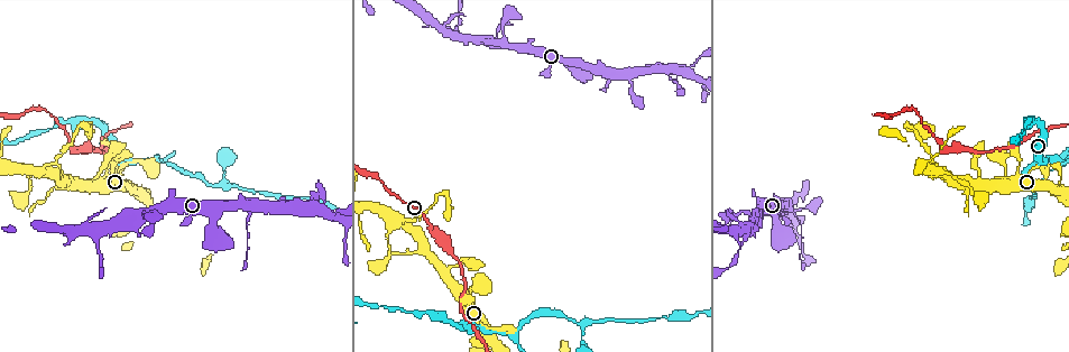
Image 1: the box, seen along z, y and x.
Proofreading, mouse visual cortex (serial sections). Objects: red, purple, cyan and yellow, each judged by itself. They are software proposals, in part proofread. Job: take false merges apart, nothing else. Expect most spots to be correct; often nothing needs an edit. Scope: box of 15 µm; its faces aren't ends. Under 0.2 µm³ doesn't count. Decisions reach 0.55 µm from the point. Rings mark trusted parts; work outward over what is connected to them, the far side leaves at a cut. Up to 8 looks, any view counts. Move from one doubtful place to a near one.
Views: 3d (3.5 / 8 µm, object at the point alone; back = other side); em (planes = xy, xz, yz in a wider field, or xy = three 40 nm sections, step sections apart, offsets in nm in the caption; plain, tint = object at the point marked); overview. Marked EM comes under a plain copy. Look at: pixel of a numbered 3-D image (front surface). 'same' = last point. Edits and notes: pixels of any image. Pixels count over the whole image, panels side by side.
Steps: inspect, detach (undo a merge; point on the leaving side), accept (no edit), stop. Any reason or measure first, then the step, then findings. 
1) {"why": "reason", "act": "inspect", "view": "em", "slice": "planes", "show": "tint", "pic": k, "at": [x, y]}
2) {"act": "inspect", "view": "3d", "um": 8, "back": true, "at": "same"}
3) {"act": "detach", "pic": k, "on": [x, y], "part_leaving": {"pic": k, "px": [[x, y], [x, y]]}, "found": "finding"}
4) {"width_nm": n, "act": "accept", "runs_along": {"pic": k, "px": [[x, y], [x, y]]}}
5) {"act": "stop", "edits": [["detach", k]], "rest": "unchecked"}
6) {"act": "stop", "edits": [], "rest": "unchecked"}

{"why": "calibre changes", "act": "inspect", "view": "3d", "um": 3.5, "pic": 1, "at": [459, 39]}

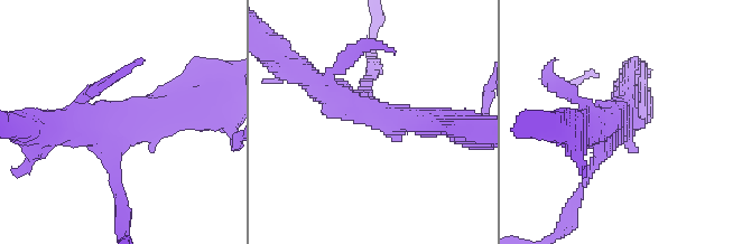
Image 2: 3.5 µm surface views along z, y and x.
{"why": "need the tissue", "act": "inspect", "view": "em", "slice": "planes", "show": "tint", "pic": 2, "at": [130, 114]}

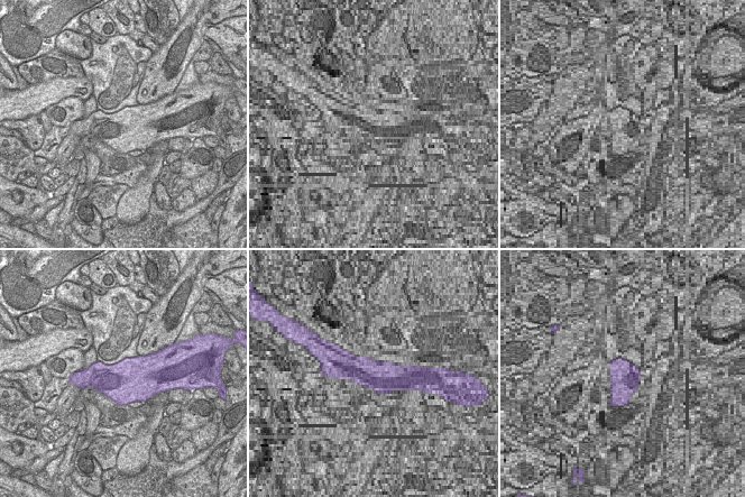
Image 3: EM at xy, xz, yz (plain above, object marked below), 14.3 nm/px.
{"act": "accept", "found": "one cell here"}

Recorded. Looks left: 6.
{"act": "inspect", "view": "3d", "um": 8, "pic": 1, "at": [398, 223]}

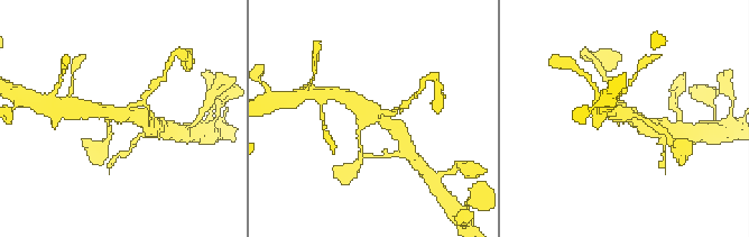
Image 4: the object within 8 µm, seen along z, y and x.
{"act": "inspect", "view": "3d", "um": 3.5, "pic": 4, "at": [120, 116]}

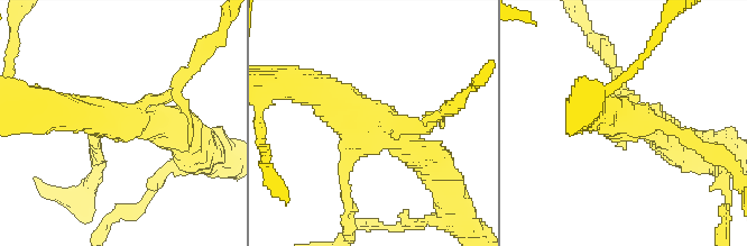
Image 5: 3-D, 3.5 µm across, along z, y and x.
{"arms": 4, "arm_widths_nm": [150, 200, 450, 500], "act": "accept", "runs_along": {"pic": 5, "px": [[435, 167], [314, 90]]}, "found": "all the same cell"}

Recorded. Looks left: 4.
{"why": "branch point", "act": "inspect", "view": "3d", "um": 3.5, "pic": 1, "at": [1053, 157]}

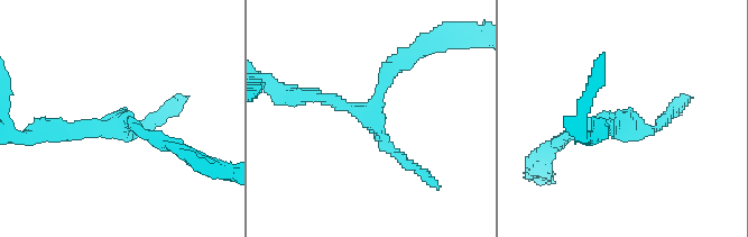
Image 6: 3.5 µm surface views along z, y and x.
{"arms": 3, "arm_widths_nm": [150, 200, 200], "why": "now the EM", "act": "inspect", "view": "em", "slice": "xy", "step": 5, "show": "tint", "pic": 6, "at": [116, 127]}

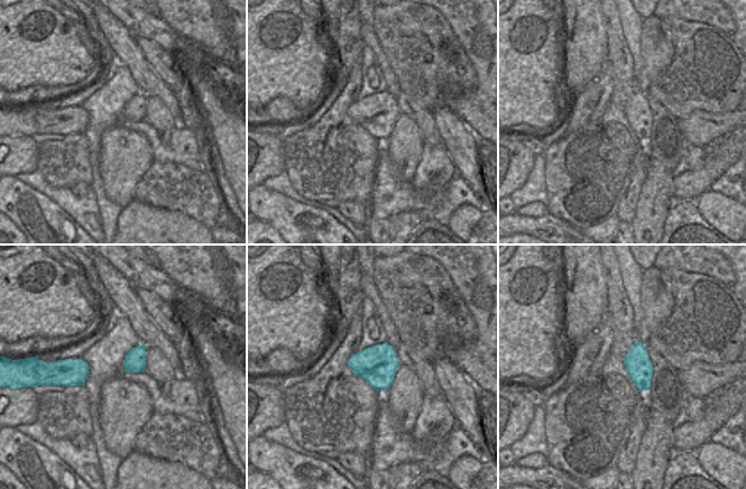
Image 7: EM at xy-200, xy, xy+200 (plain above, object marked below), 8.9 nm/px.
{"width_nm": 340, "act": "accept", "runs_along": {"pic": 6, "px": [[296, 94], [368, 112], [409, 57]]}, "found": "continuous, no second cell"}

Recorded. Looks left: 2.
{"act": "stop", "edits": [], "rest": "unchecked"}

